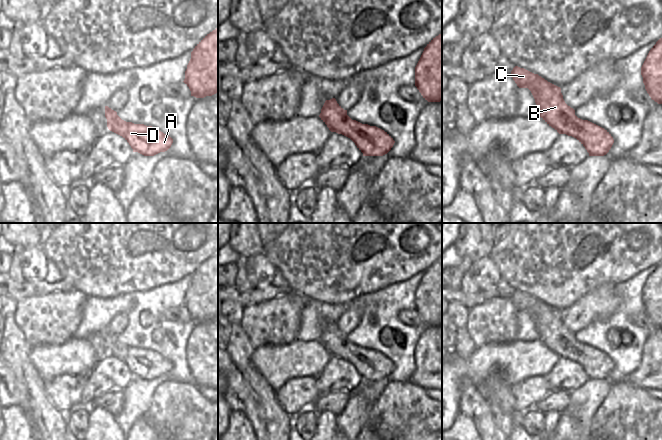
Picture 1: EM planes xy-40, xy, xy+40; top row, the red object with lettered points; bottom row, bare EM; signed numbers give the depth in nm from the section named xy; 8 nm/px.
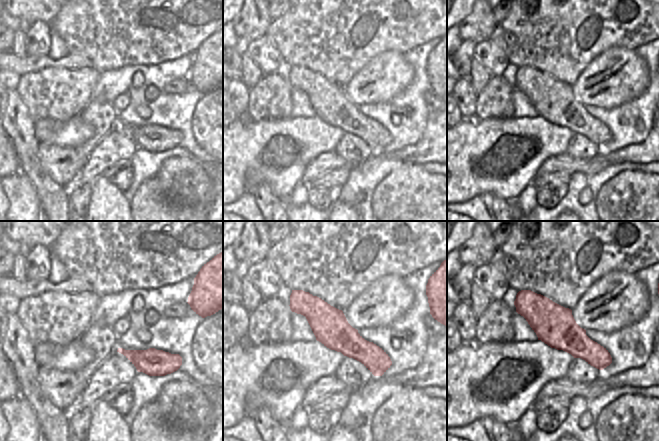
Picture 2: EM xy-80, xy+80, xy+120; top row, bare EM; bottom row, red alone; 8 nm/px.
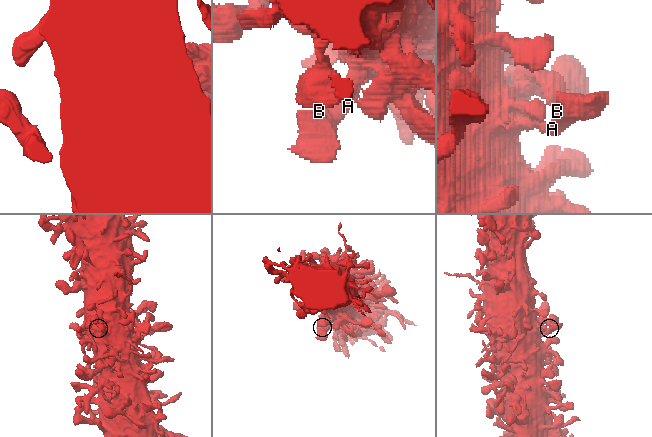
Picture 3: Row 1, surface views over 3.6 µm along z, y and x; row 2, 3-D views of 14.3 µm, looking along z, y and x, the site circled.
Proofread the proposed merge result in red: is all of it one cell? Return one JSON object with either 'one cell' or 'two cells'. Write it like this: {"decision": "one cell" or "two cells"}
{"decision": "one cell"}

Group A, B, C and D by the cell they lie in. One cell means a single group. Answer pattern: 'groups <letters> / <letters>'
groups A B C D

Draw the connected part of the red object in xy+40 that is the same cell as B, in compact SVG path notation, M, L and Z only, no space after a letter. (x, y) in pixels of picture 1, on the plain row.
M515 290L511 301L519 312L528 312L539 333L539 340L559 358L576 362L589 380L604 380L611 373L614 363L604 352L575 339L561 317L561 312L538 298Z

